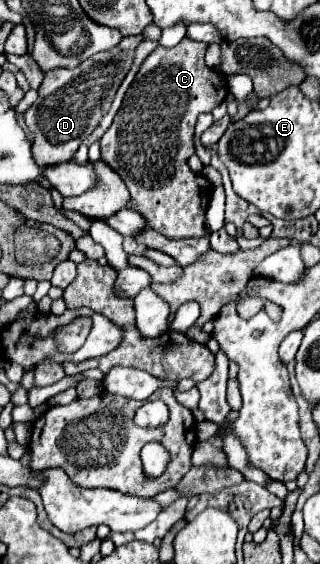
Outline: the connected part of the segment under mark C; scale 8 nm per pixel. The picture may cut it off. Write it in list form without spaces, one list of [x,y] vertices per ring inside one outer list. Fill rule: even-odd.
[[[184,37],[176,47],[166,49],[158,47],[148,55],[148,59],[142,63],[134,83],[130,85],[124,103],[114,117],[114,123],[100,139],[100,151],[104,163],[108,163],[126,183],[132,199],[132,209],[140,211],[148,219],[148,225],[162,233],[168,239],[180,239],[180,237],[202,237],[208,235],[204,227],[204,215],[208,209],[212,185],[206,177],[194,175],[190,171],[188,157],[194,153],[194,125],[196,117],[200,113],[212,111],[216,105],[220,105],[228,95],[228,83],[224,75],[218,75],[216,71],[208,69],[204,63],[204,53],[208,45],[202,41],[192,41]]]

